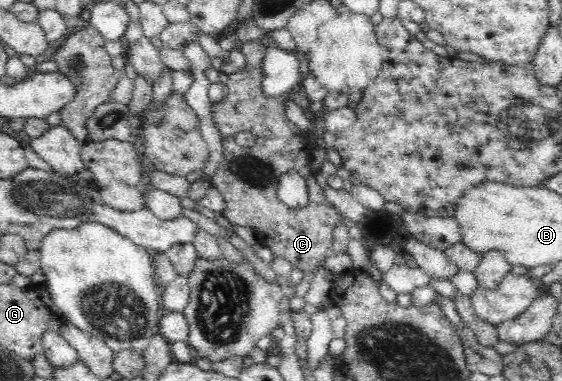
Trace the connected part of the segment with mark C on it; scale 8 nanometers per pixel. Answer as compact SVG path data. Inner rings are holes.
M249 41L249 43L241 45L240 52L245 56L245 65L239 71L224 77L224 82L227 86L226 96L217 103L212 104L213 119L222 135L223 159L221 159L221 163L219 163L217 171L212 175L210 182L212 187L217 189L223 196L225 202L224 217L233 225L252 227L256 230L257 241L263 246L270 247L273 257L283 257L294 268L308 272L314 269L323 258L331 254L333 229L339 221L343 222L345 217L337 209L331 208L331 203L327 203L319 183L315 180L315 173L308 168L309 151L313 150L313 146L309 144L304 132L285 116L285 103L288 100L293 100L291 97L292 89L279 97L267 97L263 93L261 82L263 79L262 61L265 50L266 47L263 42ZM239 131L253 133L255 135L255 145L250 148L239 146L233 138ZM291 169L302 175L307 182L310 193L308 209L289 207L279 201L276 195L278 179L283 173L287 173Z

